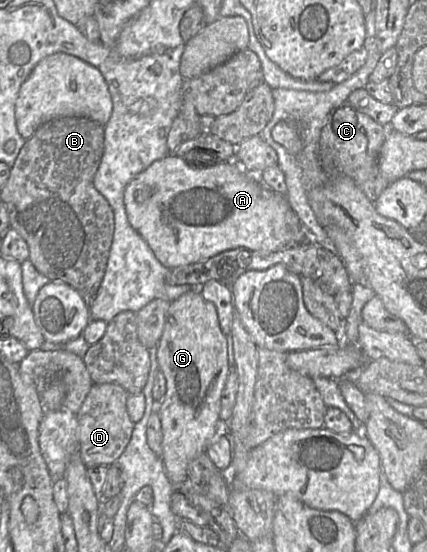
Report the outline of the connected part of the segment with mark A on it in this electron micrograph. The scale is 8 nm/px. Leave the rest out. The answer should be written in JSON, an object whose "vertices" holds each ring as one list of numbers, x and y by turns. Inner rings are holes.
{"vertices":[[168,154,129,182,124,192,124,204,130,225,168,269,195,264,235,248,270,254,311,240,286,195,265,186,260,178,247,173,236,160,196,167,175,154]]}

